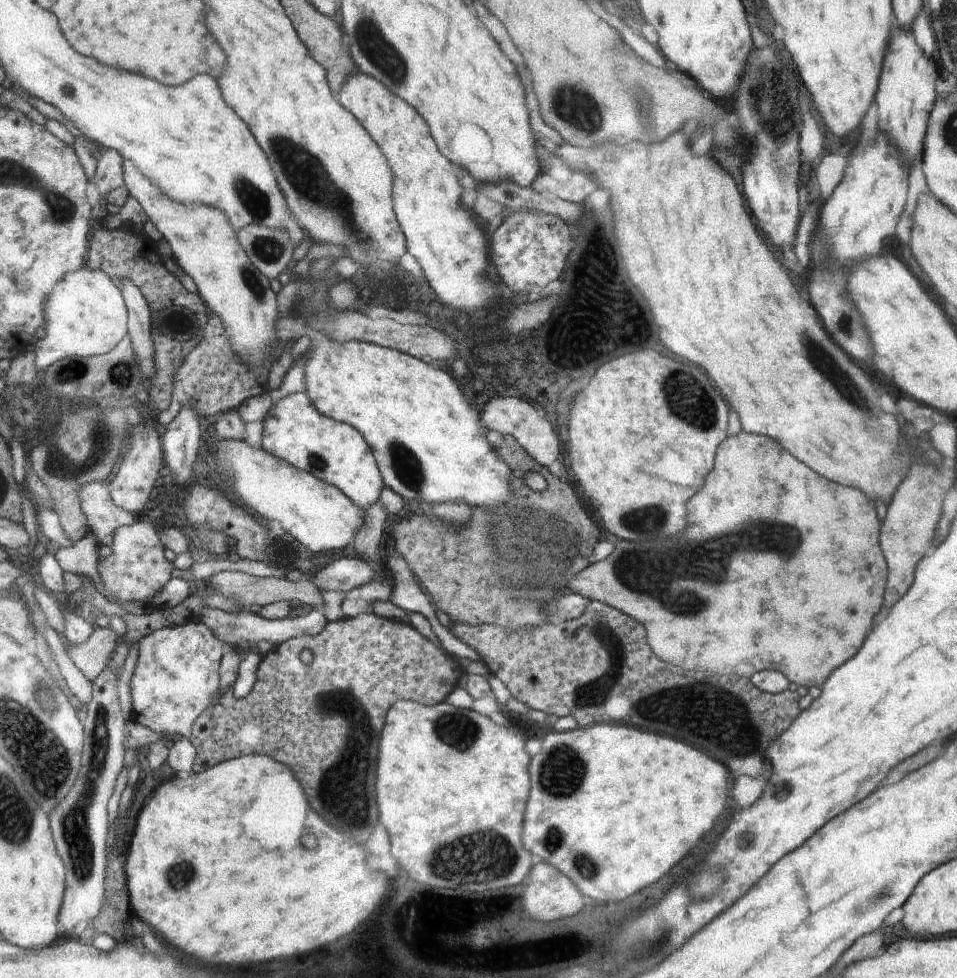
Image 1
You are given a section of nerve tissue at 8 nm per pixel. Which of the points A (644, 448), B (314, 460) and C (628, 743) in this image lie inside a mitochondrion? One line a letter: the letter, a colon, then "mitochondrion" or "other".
A: other
B: mitochondrion
C: other

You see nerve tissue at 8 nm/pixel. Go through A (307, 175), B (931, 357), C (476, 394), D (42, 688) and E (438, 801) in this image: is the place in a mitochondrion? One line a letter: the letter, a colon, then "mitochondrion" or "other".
A: mitochondrion
B: other
C: other
D: mitochondrion
E: other

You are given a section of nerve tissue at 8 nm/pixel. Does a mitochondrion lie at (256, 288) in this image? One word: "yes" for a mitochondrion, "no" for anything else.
yes

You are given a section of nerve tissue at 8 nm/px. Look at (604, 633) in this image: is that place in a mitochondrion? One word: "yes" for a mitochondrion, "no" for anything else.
yes

